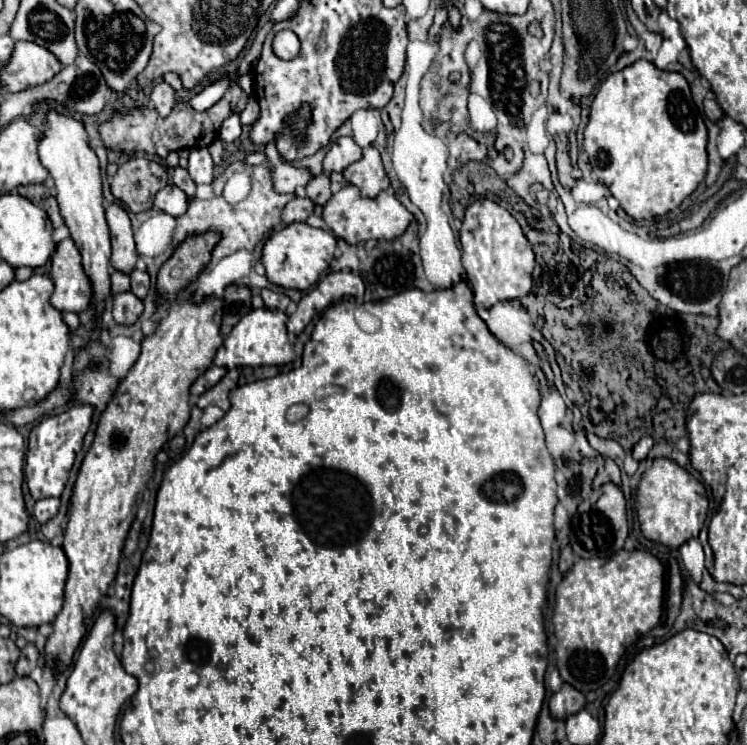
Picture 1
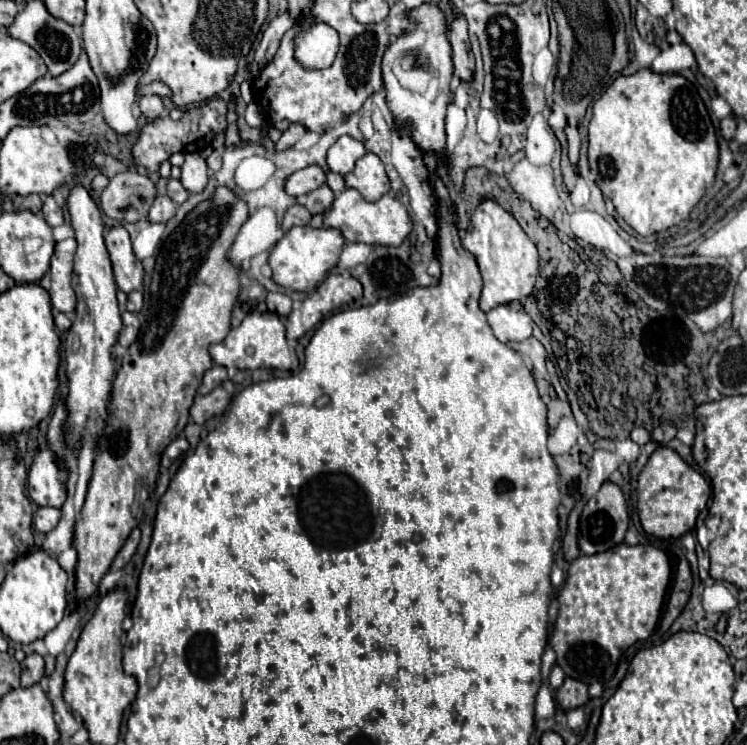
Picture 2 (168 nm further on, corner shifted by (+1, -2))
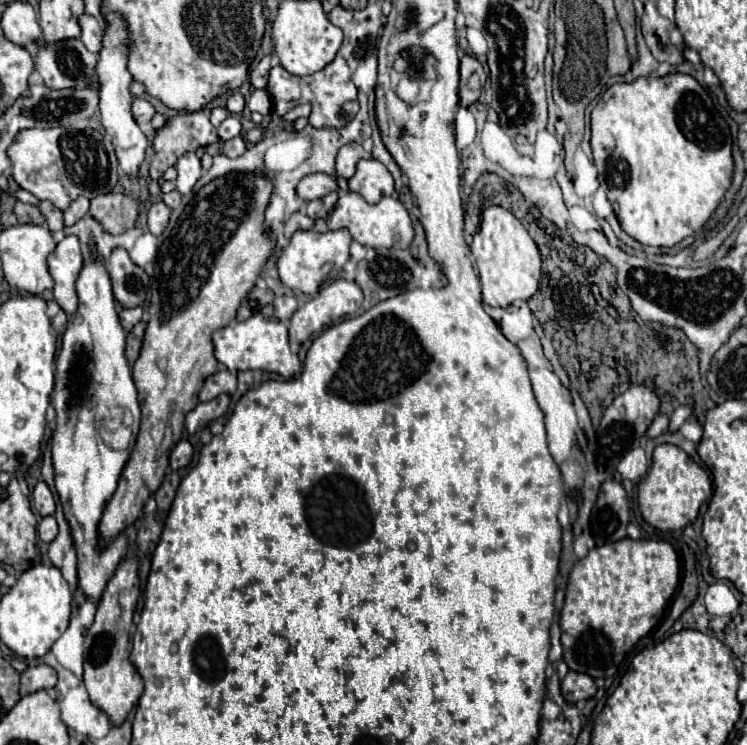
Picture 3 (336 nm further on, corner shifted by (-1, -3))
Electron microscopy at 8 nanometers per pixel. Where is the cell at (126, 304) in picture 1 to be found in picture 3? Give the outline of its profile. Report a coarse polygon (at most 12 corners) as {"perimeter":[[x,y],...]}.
{"perimeter":[[145,322],[135,324],[135,328],[127,334],[125,356],[133,364],[143,332]]}

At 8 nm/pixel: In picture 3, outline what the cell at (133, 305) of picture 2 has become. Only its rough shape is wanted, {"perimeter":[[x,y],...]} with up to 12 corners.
{"perimeter":[[123,308],[119,320],[129,332],[141,320],[141,308]]}

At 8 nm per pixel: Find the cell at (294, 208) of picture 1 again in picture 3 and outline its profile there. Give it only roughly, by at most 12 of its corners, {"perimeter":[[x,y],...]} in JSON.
{"perimeter":[[295,212],[285,222],[285,238],[297,230],[311,230],[313,220]]}

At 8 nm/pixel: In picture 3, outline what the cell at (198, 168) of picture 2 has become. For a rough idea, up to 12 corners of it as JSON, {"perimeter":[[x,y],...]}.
{"perimeter":[[195,152],[177,160],[175,186],[189,194],[201,178],[201,160]]}

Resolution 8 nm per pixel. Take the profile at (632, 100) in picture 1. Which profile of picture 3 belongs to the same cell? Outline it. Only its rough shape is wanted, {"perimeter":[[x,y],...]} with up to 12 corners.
{"perimeter":[[679,72],[613,84],[591,150],[621,228],[675,246],[731,184],[729,126]]}

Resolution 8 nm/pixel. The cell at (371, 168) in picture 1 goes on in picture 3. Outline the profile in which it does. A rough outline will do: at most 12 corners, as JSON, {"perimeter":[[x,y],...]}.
{"perimeter":[[361,160],[349,190],[369,204],[393,194],[393,176],[379,160]]}

